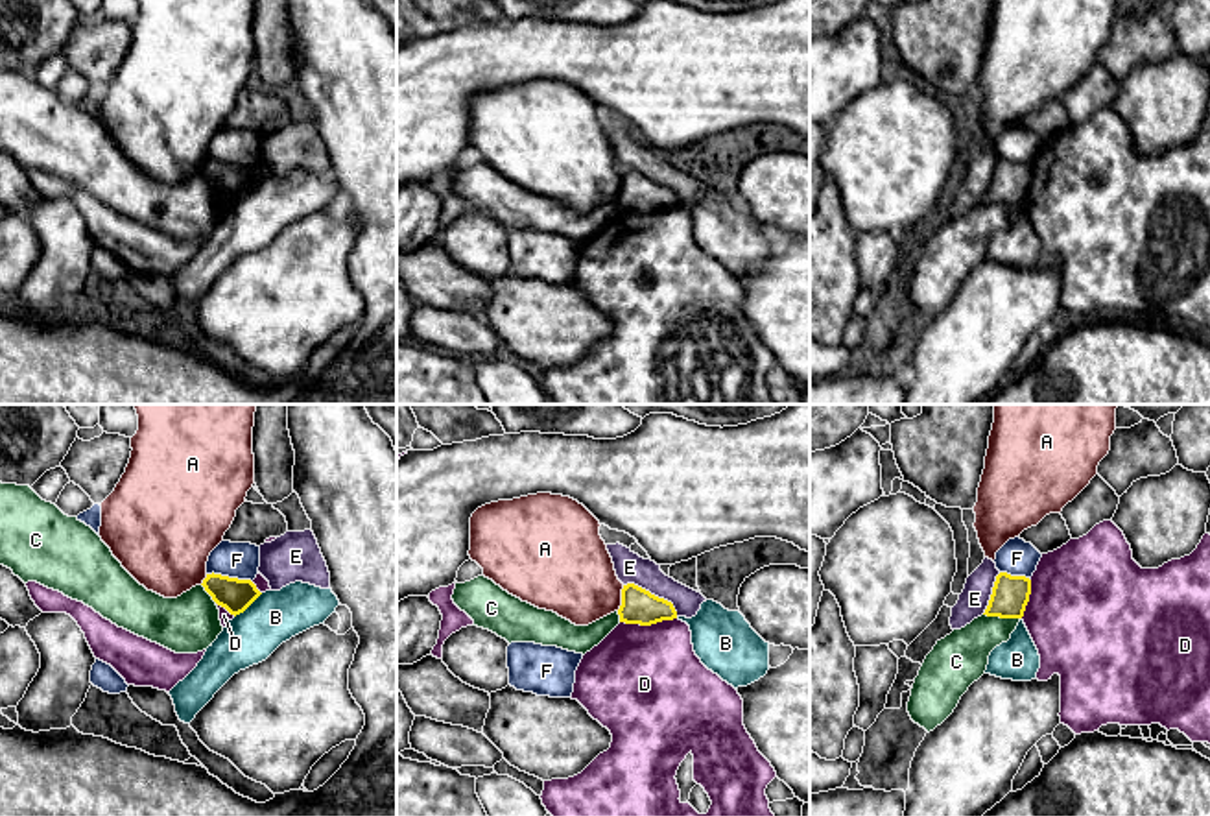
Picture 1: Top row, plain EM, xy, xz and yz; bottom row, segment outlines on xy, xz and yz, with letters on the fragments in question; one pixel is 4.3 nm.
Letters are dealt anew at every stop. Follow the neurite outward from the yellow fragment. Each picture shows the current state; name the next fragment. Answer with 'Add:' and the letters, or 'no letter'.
Add: no letter

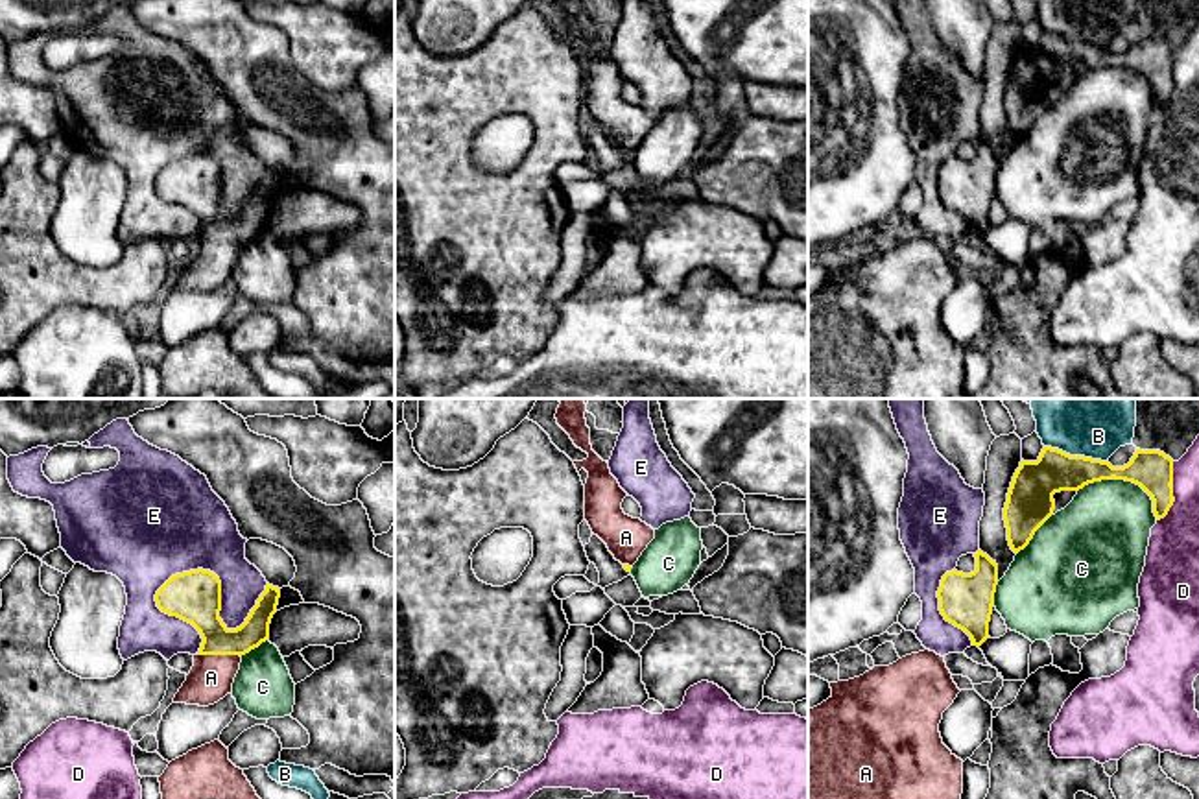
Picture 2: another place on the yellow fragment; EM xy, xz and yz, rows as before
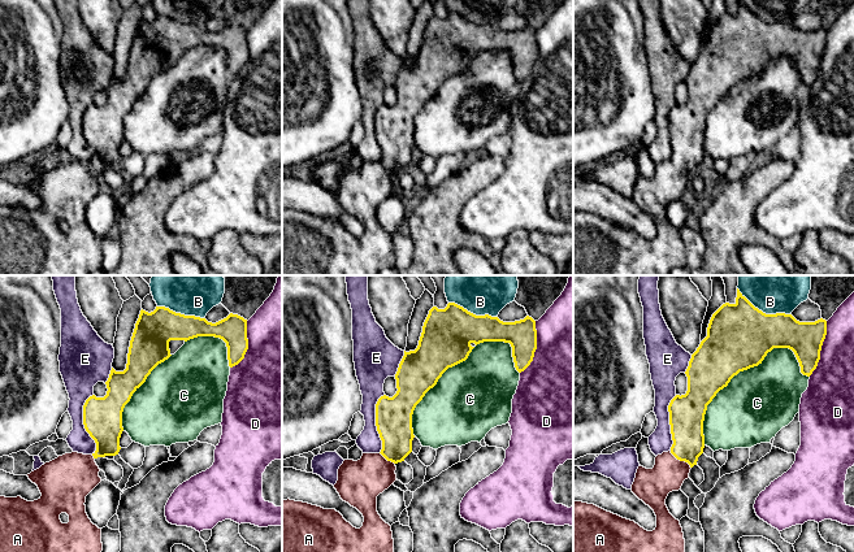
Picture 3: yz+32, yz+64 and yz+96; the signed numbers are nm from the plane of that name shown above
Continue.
Add: A

